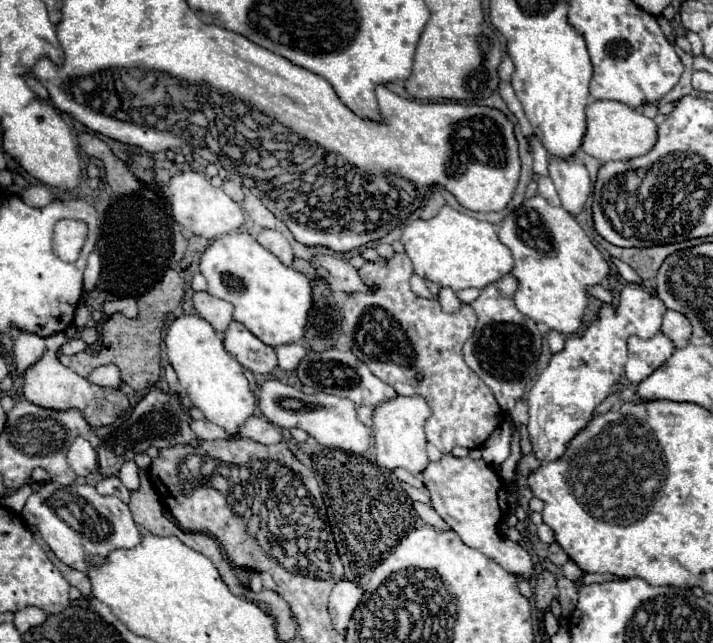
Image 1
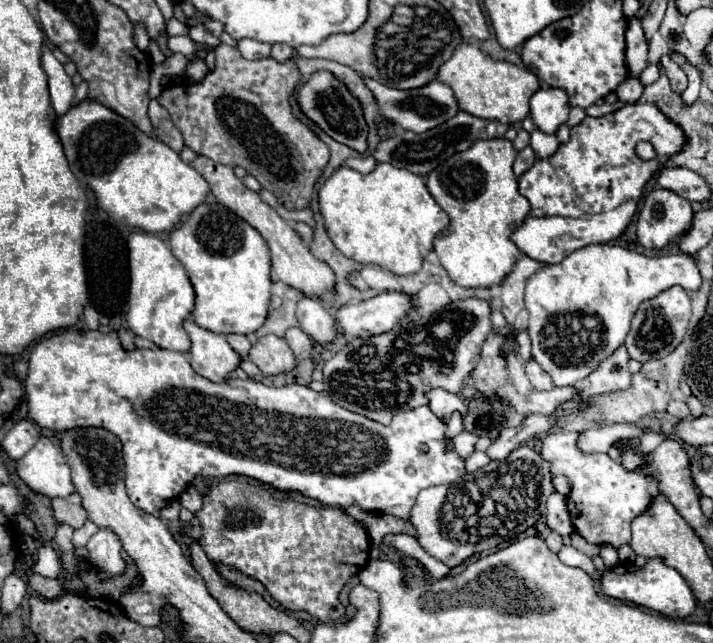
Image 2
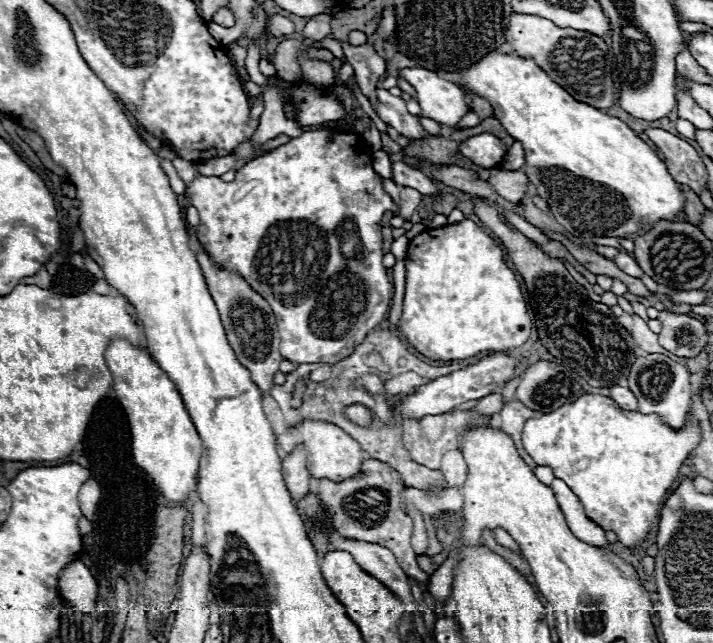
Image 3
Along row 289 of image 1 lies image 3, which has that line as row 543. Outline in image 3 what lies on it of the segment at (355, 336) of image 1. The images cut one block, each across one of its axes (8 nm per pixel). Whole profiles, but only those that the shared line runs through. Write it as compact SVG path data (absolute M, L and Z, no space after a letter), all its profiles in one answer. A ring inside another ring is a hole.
M364 460L360 474L356 478L346 478L344 482L332 482L332 480L318 480L316 484L316 494L320 498L322 508L330 514L334 528L354 540L362 542L372 542L380 544L388 550L394 552L398 558L398 564L402 570L412 576L422 590L428 586L428 574L420 570L416 564L416 552L410 546L410 536L412 536L412 518L400 512L400 494L404 490L404 484L400 482L400 476L386 466L384 462L376 460Z

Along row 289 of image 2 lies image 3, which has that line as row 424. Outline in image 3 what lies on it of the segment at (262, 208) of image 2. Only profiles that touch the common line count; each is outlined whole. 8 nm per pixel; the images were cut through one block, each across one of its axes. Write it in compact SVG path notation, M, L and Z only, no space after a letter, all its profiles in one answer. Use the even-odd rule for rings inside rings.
M302 420L300 424L282 432L278 436L278 444L286 454L290 454L296 446L302 444L308 452L308 456L306 456L308 472L314 478L328 478L334 482L342 482L346 478L356 476L362 468L362 462L364 462L364 450L360 448L360 444L356 440L352 440L338 426L334 426L330 422L322 422L322 420Z

